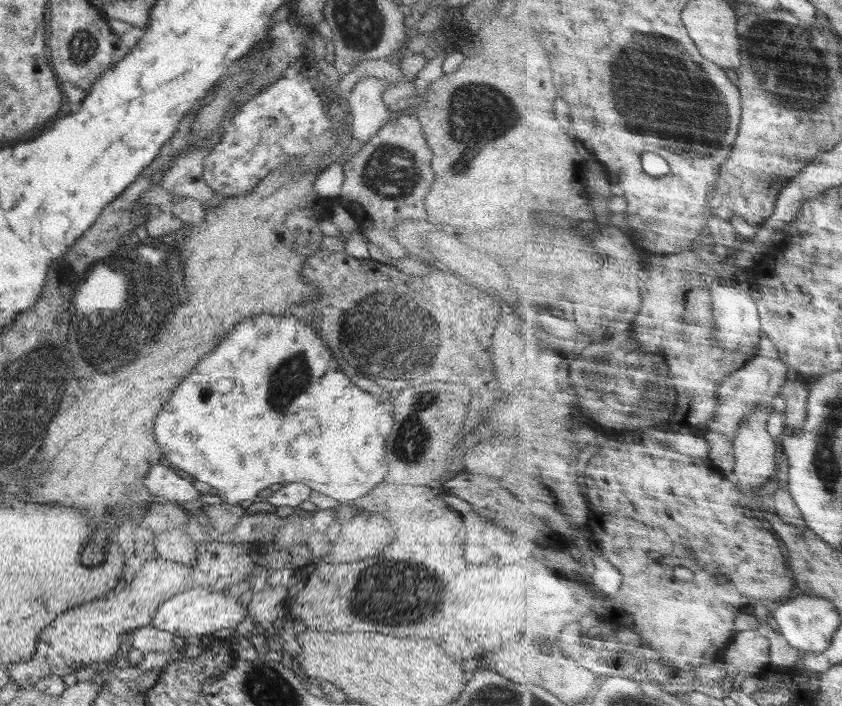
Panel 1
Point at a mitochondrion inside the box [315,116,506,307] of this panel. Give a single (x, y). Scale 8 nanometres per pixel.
(390, 171)

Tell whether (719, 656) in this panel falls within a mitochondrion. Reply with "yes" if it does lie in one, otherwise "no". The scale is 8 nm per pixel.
no

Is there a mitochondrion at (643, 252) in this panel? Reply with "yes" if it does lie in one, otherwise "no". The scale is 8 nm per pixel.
no

